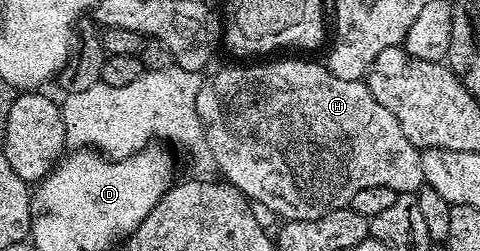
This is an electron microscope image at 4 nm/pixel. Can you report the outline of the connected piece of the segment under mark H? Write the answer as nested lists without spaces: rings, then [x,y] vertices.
[[[271,58],[268,64],[251,64],[248,68],[223,68],[220,72],[215,72],[210,77],[204,79],[201,90],[197,94],[197,114],[199,121],[203,127],[203,138],[205,141],[206,151],[211,151],[211,156],[215,159],[215,164],[219,167],[218,175],[222,177],[226,183],[232,184],[237,190],[241,190],[247,196],[247,199],[252,202],[264,204],[271,212],[276,212],[277,215],[283,216],[284,221],[288,220],[312,220],[313,218],[321,218],[327,212],[332,212],[338,208],[346,208],[350,205],[353,194],[357,194],[361,190],[366,190],[368,186],[389,186],[389,190],[393,190],[396,194],[400,192],[415,192],[416,189],[423,184],[423,171],[421,170],[421,152],[416,148],[413,142],[409,142],[409,138],[405,138],[405,130],[401,130],[401,122],[397,122],[397,118],[393,118],[393,114],[389,114],[389,110],[385,110],[385,106],[381,106],[381,102],[377,102],[377,98],[373,98],[373,94],[368,90],[366,83],[363,80],[346,80],[345,78],[337,78],[329,71],[322,63],[314,64],[311,60],[275,60],[279,58]]]

